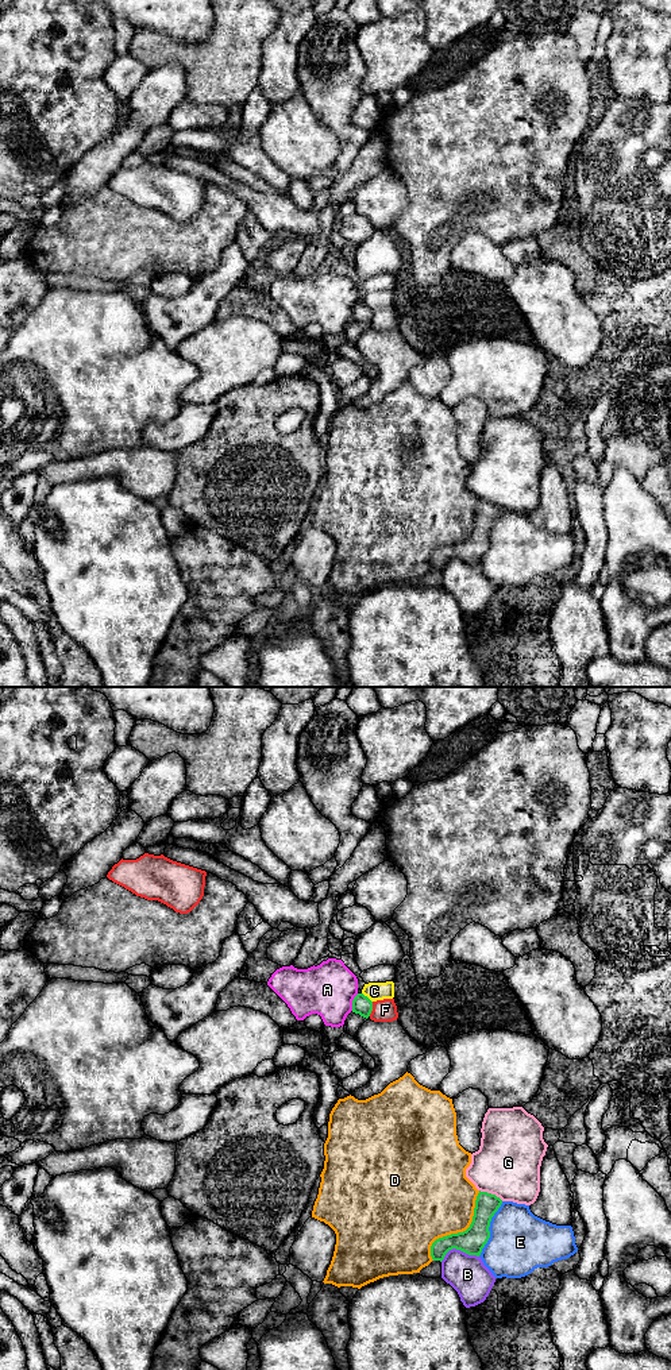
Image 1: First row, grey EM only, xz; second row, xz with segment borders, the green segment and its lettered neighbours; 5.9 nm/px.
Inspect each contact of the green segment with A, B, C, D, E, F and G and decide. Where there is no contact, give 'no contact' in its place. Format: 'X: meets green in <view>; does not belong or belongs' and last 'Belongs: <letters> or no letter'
A: meets green in xz; does not belong
B: meets green in xz; does not belong
C: meets green in xz; does not belong
D: meets green in xz; does not belong
E: meets green in xz; does not belong
F: meets green in xz; does not belong
G: meets green in xz; does not belong
Belongs: no letter

